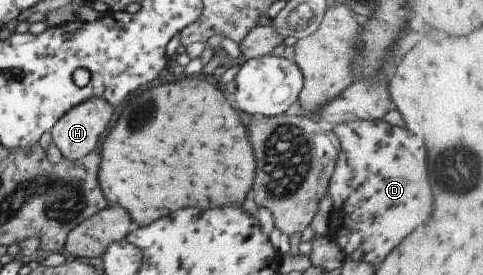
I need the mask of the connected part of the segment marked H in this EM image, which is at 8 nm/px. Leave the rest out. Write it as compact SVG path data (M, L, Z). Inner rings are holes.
M90 97L60 116L51 128L51 141L61 156L72 161L91 153L110 122L112 109L103 98Z

